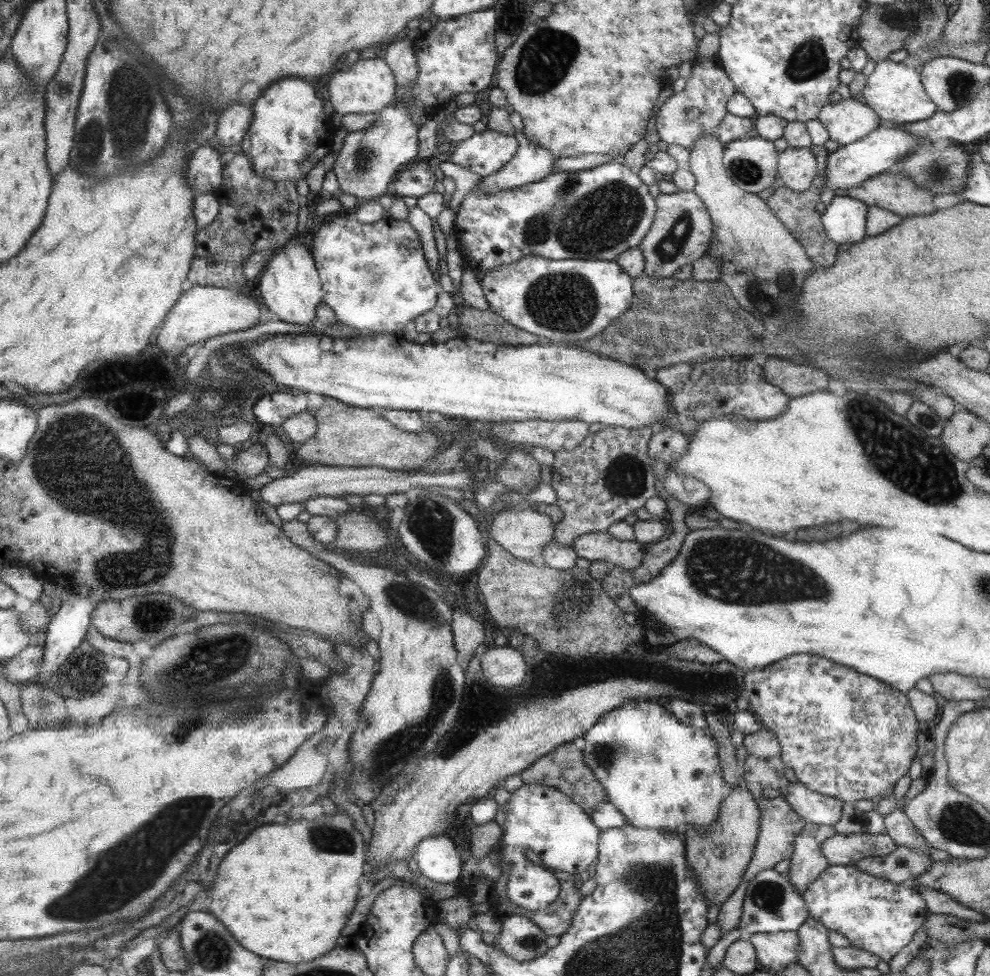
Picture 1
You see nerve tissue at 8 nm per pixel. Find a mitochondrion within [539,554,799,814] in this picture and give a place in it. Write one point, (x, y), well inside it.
(573, 601)

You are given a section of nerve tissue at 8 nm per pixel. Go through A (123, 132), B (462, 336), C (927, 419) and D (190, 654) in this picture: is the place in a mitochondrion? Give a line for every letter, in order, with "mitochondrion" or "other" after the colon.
A: mitochondrion
B: other
C: mitochondrion
D: mitochondrion

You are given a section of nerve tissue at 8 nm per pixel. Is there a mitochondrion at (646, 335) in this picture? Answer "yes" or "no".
yes

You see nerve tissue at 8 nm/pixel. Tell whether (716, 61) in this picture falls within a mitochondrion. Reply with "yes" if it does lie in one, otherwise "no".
no

